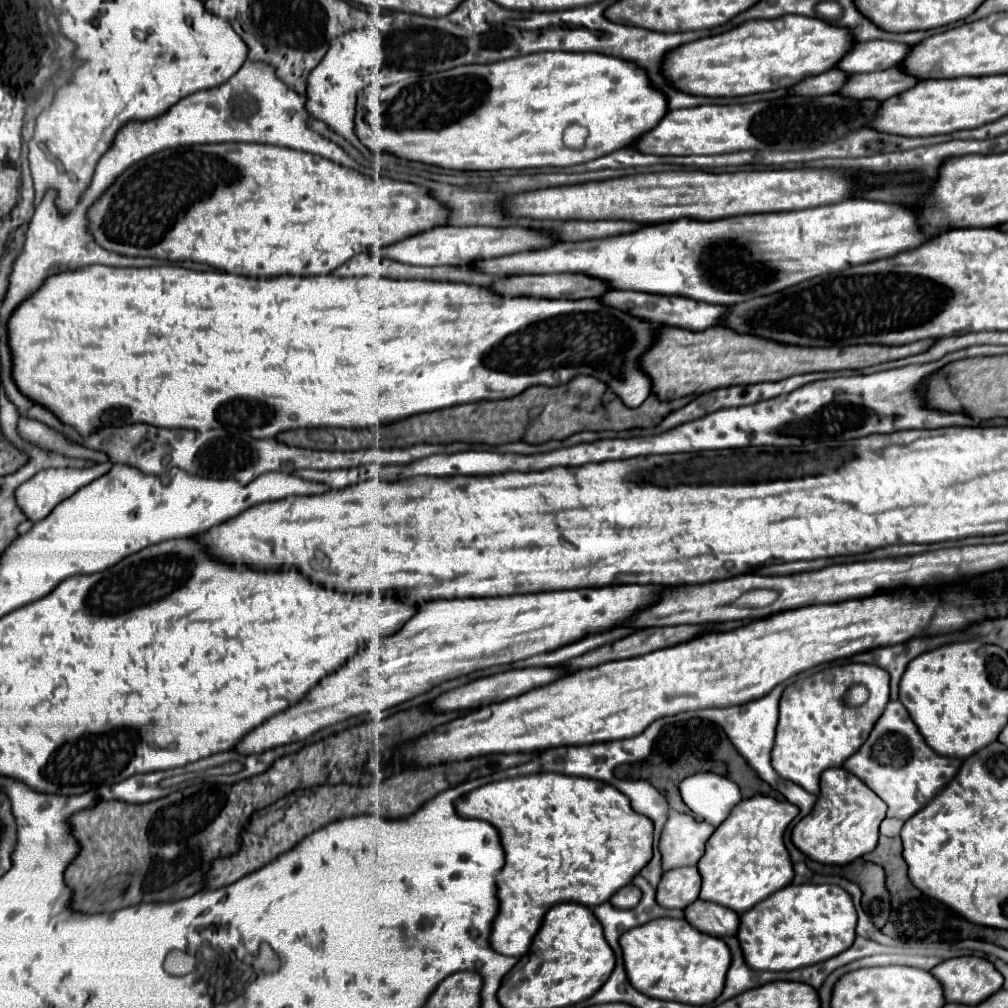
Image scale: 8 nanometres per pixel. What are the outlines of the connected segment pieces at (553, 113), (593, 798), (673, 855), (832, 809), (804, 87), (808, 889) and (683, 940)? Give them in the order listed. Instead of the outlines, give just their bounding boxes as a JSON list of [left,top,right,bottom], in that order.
[[354,51,668,171],[456,772,652,957],[658,809,714,871],[792,767,886,865],[790,69,848,95],[738,885,856,971],[620,919,730,1005]]

